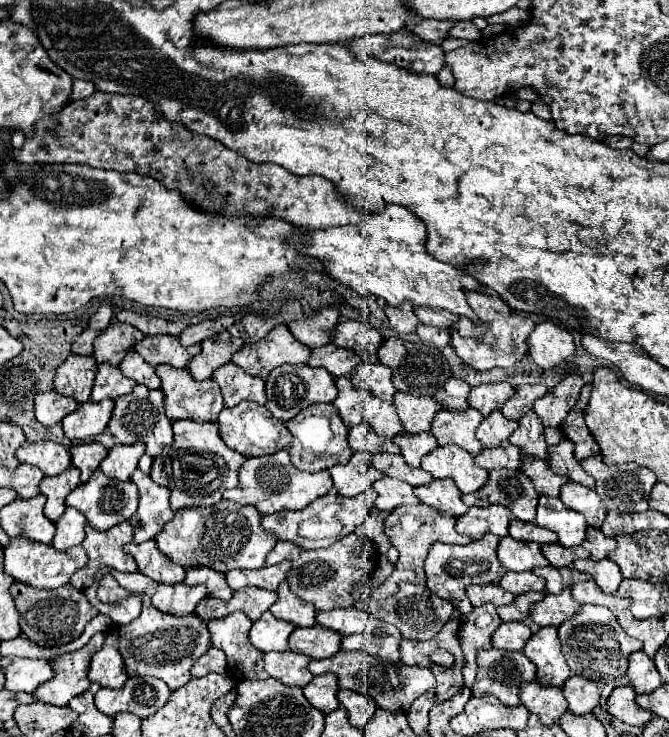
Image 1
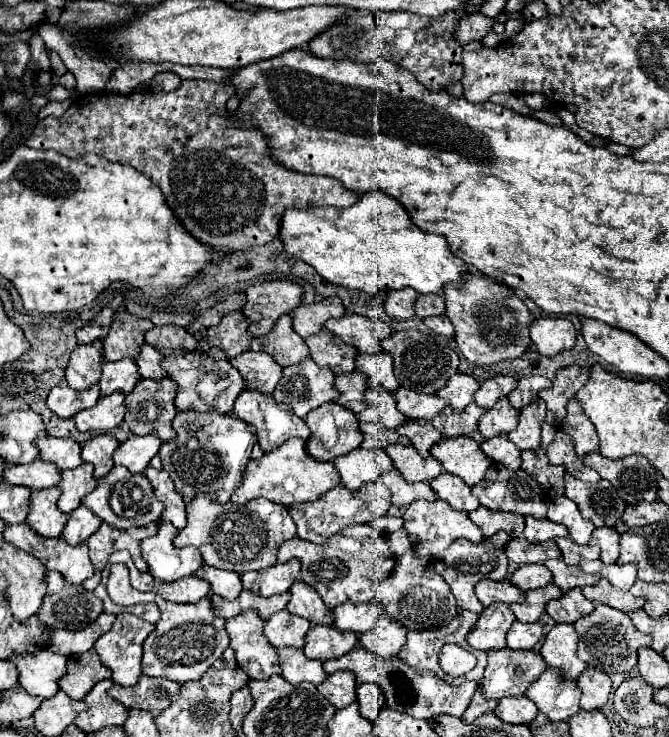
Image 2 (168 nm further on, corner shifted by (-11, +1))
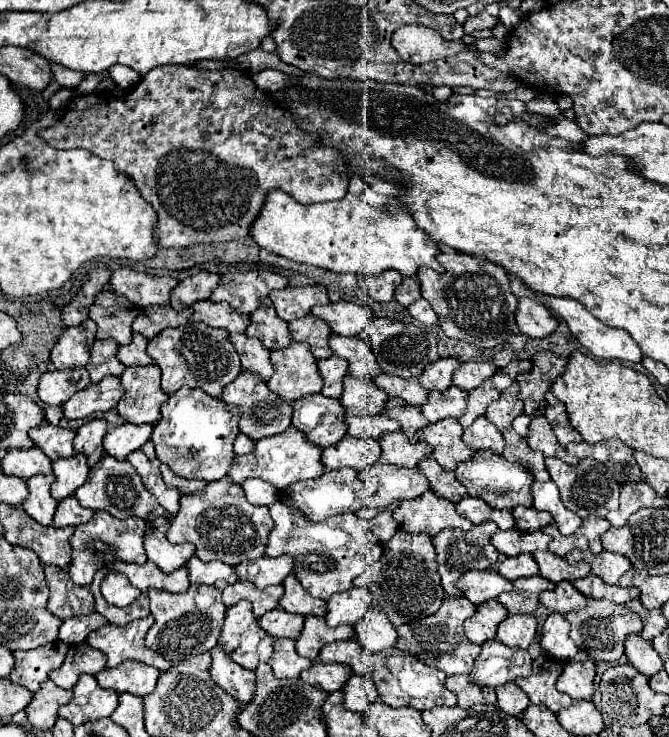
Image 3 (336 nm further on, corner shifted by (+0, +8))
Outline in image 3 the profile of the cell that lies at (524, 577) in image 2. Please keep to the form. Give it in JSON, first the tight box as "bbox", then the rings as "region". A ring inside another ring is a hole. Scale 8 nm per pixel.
{"bbox":[499,553,539,581],"region":[[[521,553],[517,557],[507,557],[501,561],[499,565],[499,573],[509,579],[509,581],[515,581],[519,577],[529,577],[529,575],[537,575],[539,573],[539,567],[533,559],[533,555],[529,553]]]}

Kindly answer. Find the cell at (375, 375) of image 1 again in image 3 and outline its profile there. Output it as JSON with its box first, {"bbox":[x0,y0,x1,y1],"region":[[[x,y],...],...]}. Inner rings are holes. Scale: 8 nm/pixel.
{"bbox":[329,335,381,377],"region":[[[331,335],[329,347],[337,357],[349,363],[349,373],[353,377],[377,377],[381,373],[373,349],[369,349],[367,341],[361,341],[361,337]]]}

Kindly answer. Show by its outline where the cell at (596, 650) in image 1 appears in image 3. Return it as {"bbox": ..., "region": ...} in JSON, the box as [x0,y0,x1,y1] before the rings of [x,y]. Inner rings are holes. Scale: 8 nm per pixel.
{"bbox":[565,599,641,661],"region":[[[587,599],[587,607],[581,611],[569,611],[565,619],[571,623],[571,639],[579,647],[581,655],[591,661],[619,661],[625,653],[625,637],[631,633],[641,633],[641,617],[629,613],[623,605],[605,599]]]}

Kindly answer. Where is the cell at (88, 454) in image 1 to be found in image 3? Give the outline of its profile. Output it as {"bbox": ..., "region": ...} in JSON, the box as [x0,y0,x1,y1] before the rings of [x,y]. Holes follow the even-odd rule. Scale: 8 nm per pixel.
{"bbox":[75,419,107,467],"region":[[[103,419],[87,421],[75,435],[75,453],[85,453],[89,467],[97,465],[103,457],[103,437],[107,433]]]}

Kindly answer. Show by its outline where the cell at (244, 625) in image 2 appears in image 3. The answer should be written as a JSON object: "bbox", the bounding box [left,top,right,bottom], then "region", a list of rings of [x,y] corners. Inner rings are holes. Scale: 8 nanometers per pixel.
{"bbox":[219,601,273,671],"region":[[[249,601],[227,607],[219,645],[235,663],[251,671],[259,663],[269,663],[273,655],[273,637],[259,627]]]}

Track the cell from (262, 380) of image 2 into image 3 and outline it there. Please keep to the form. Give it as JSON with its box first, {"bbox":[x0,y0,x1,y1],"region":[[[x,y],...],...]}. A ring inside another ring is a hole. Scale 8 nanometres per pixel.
{"bbox":[229,333,273,381],"region":[[[233,333],[229,341],[241,357],[241,369],[257,373],[263,381],[269,381],[269,377],[273,375],[273,363],[269,357],[271,351],[265,349],[259,339],[249,339],[245,333]]]}

